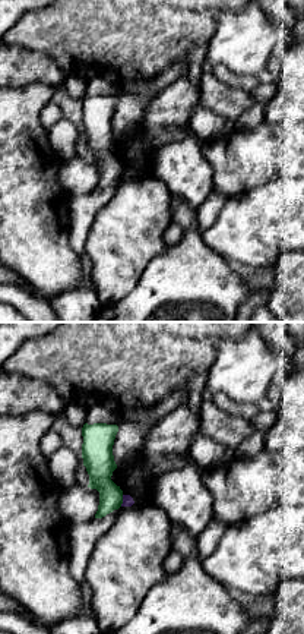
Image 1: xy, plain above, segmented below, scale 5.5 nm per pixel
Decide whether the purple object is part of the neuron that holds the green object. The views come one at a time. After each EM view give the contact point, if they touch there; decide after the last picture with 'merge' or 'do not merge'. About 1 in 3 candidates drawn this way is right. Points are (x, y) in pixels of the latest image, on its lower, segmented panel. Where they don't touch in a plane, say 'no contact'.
(122, 501)

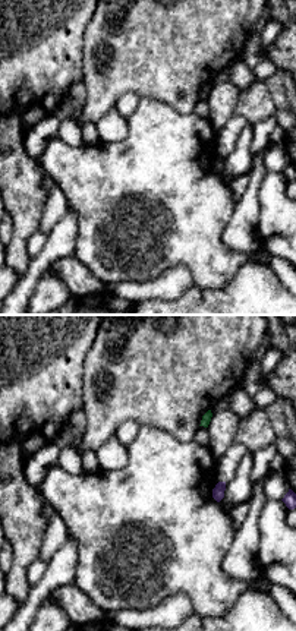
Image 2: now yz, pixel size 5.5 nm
no contact

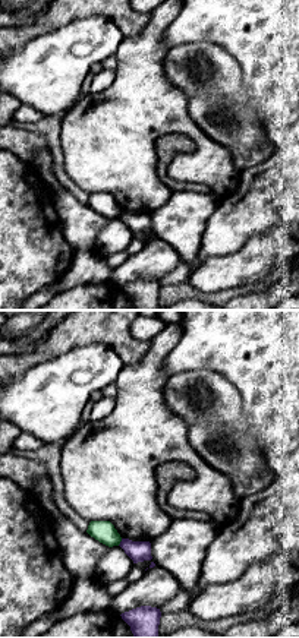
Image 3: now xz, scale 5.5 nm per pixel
(120, 540)

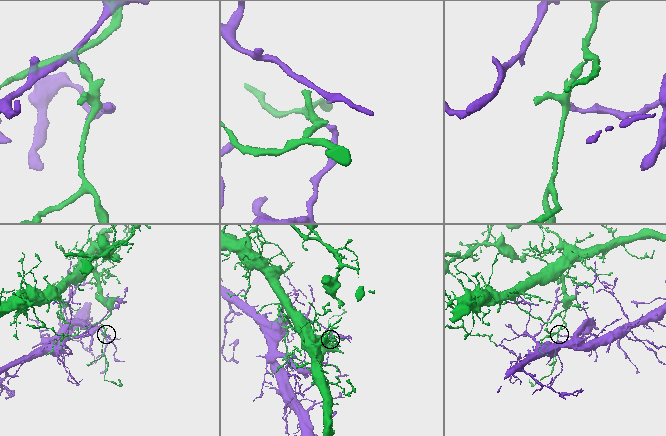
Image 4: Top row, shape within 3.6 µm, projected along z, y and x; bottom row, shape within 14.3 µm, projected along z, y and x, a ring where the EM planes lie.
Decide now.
do not merge

